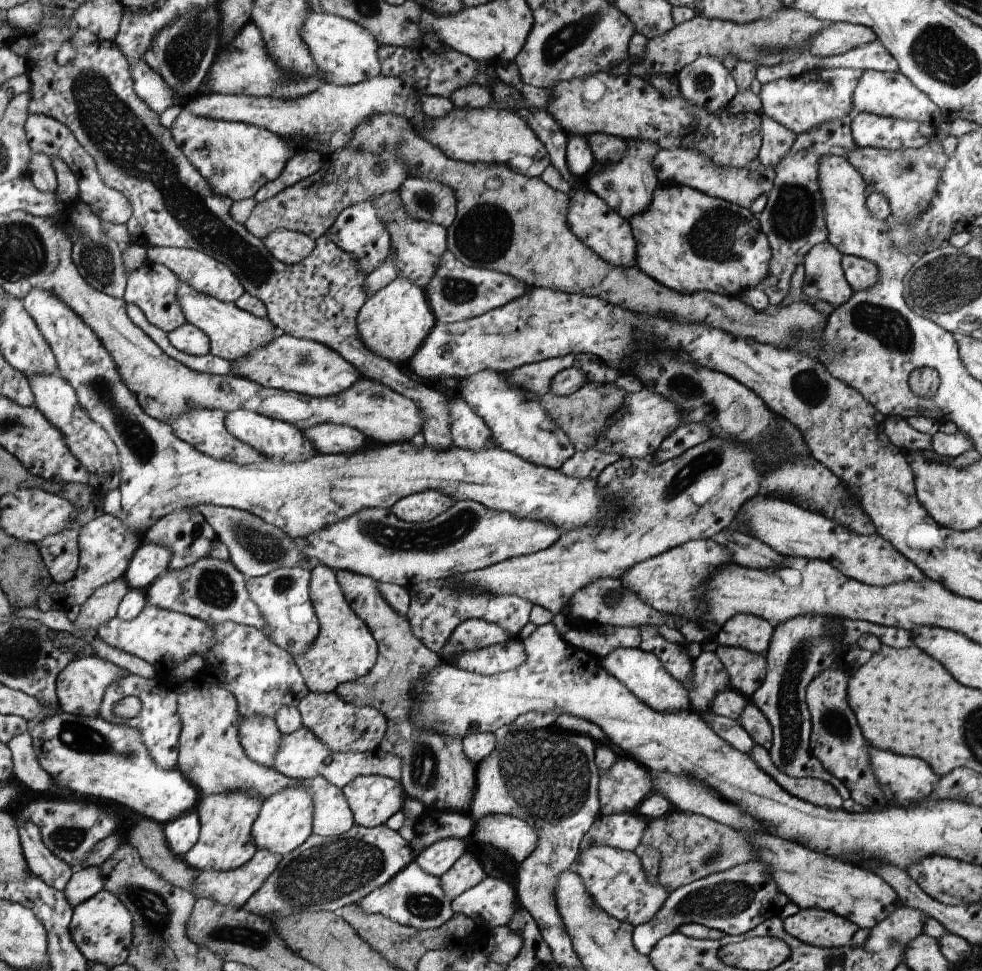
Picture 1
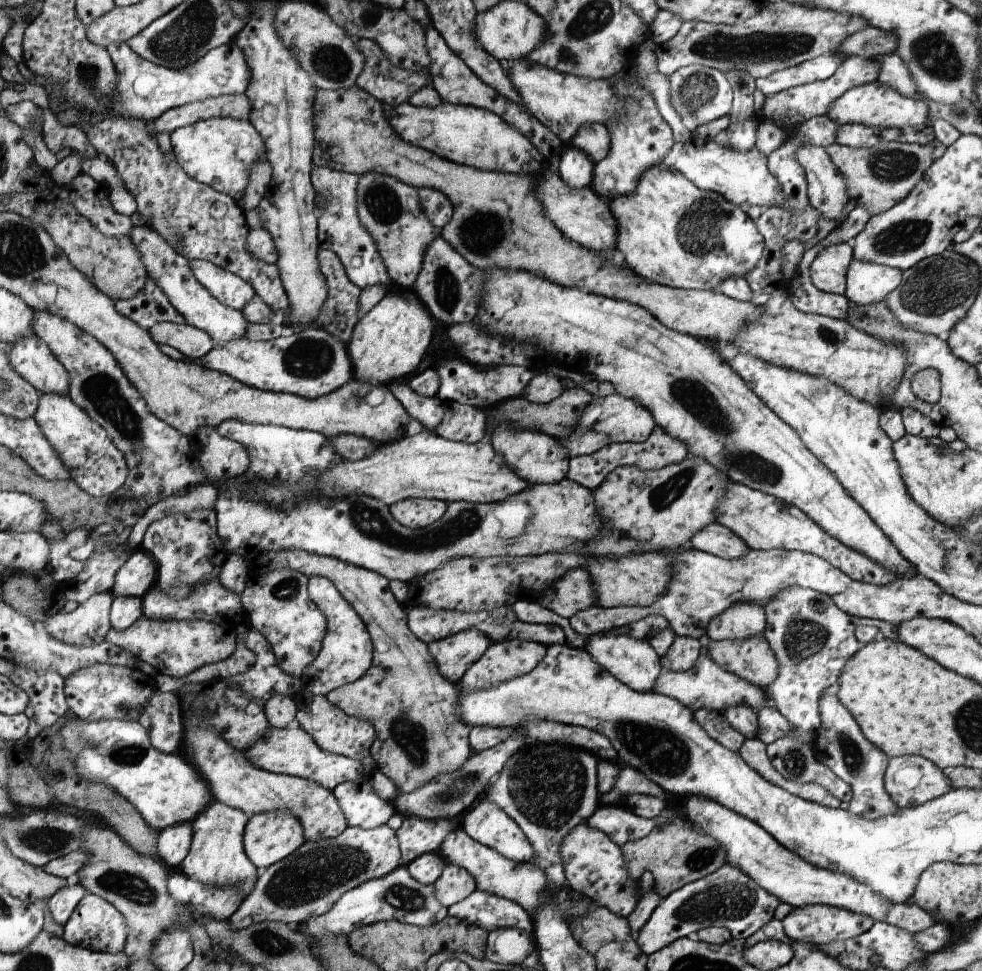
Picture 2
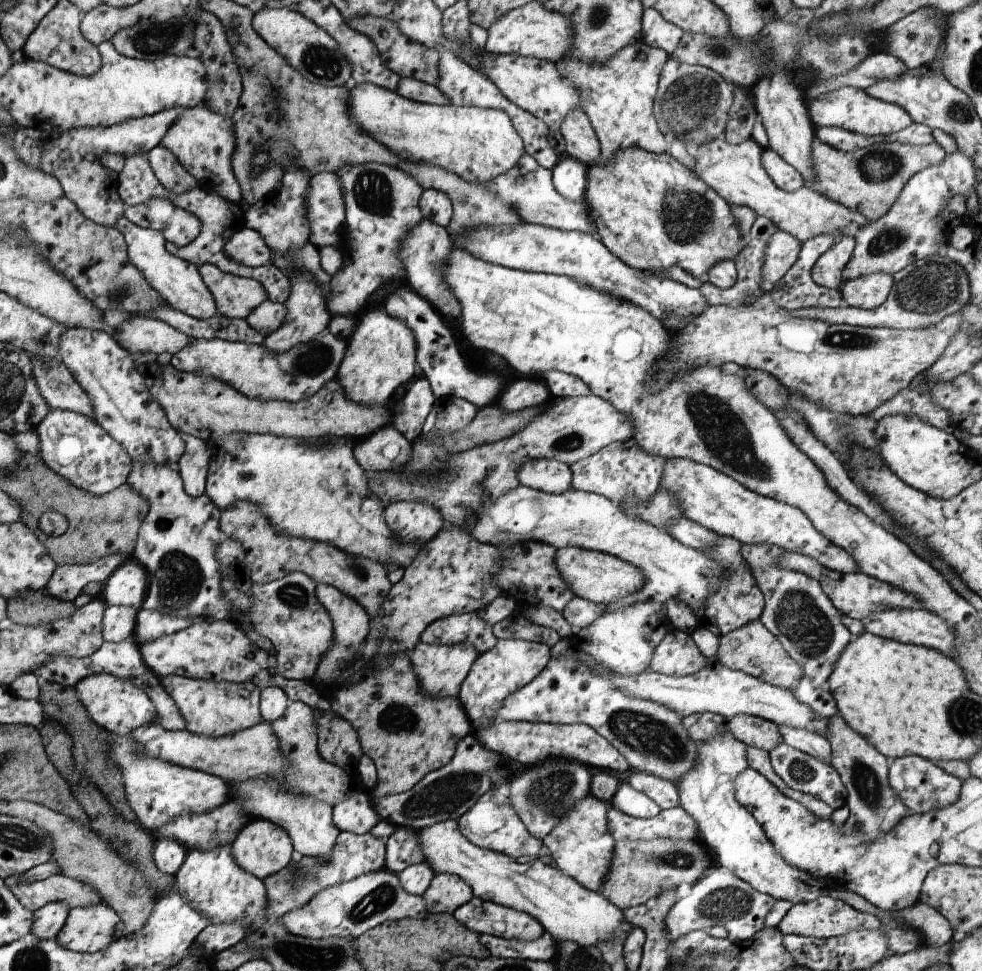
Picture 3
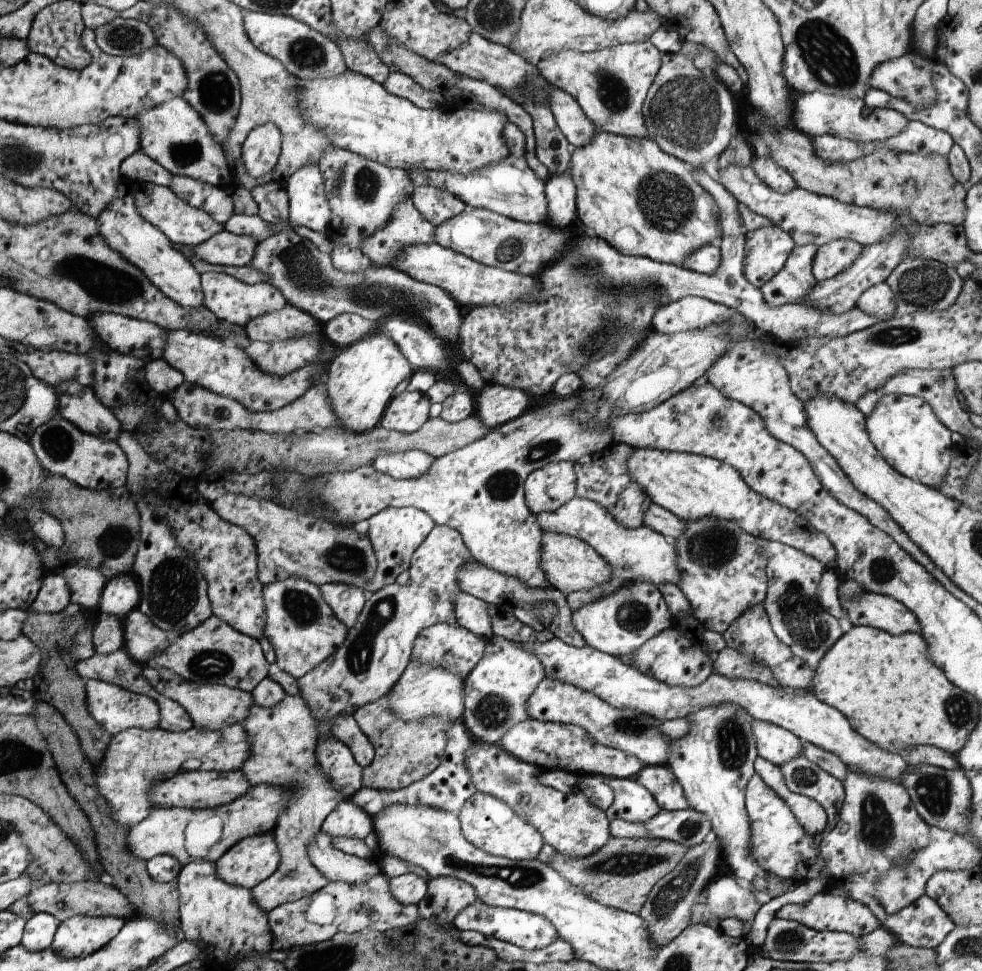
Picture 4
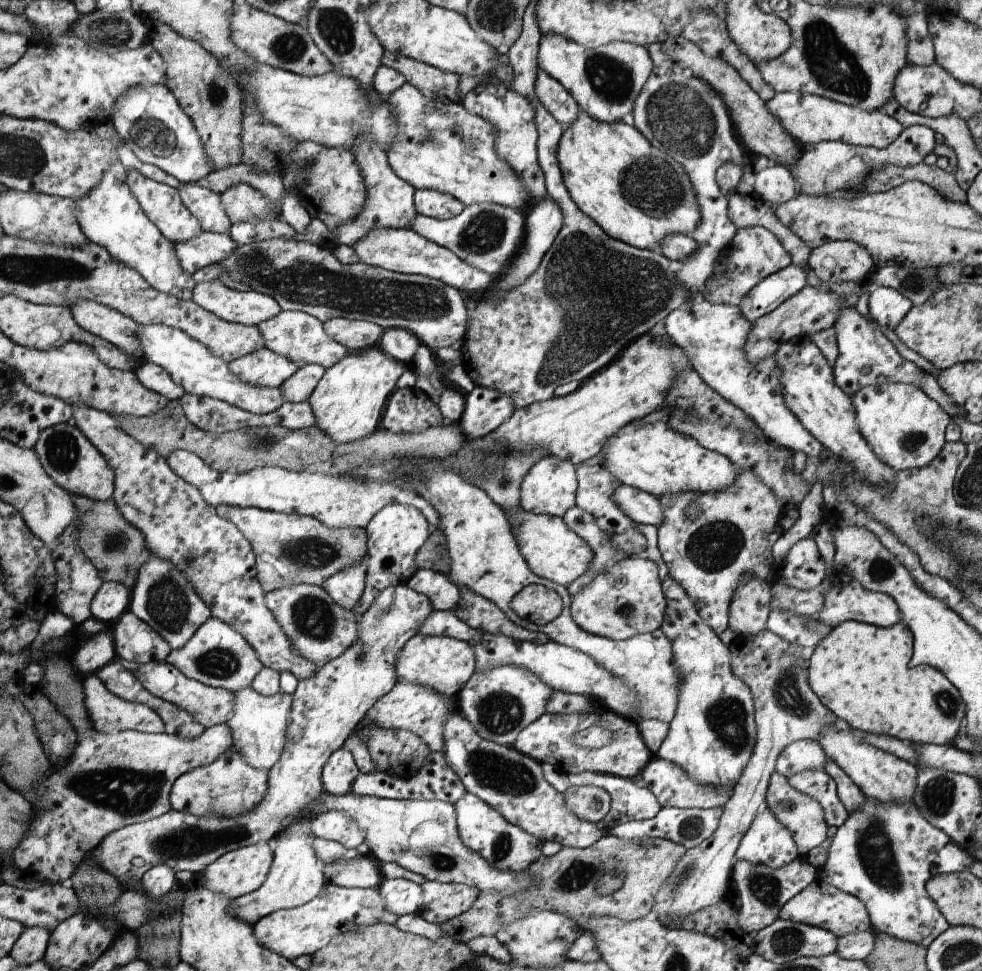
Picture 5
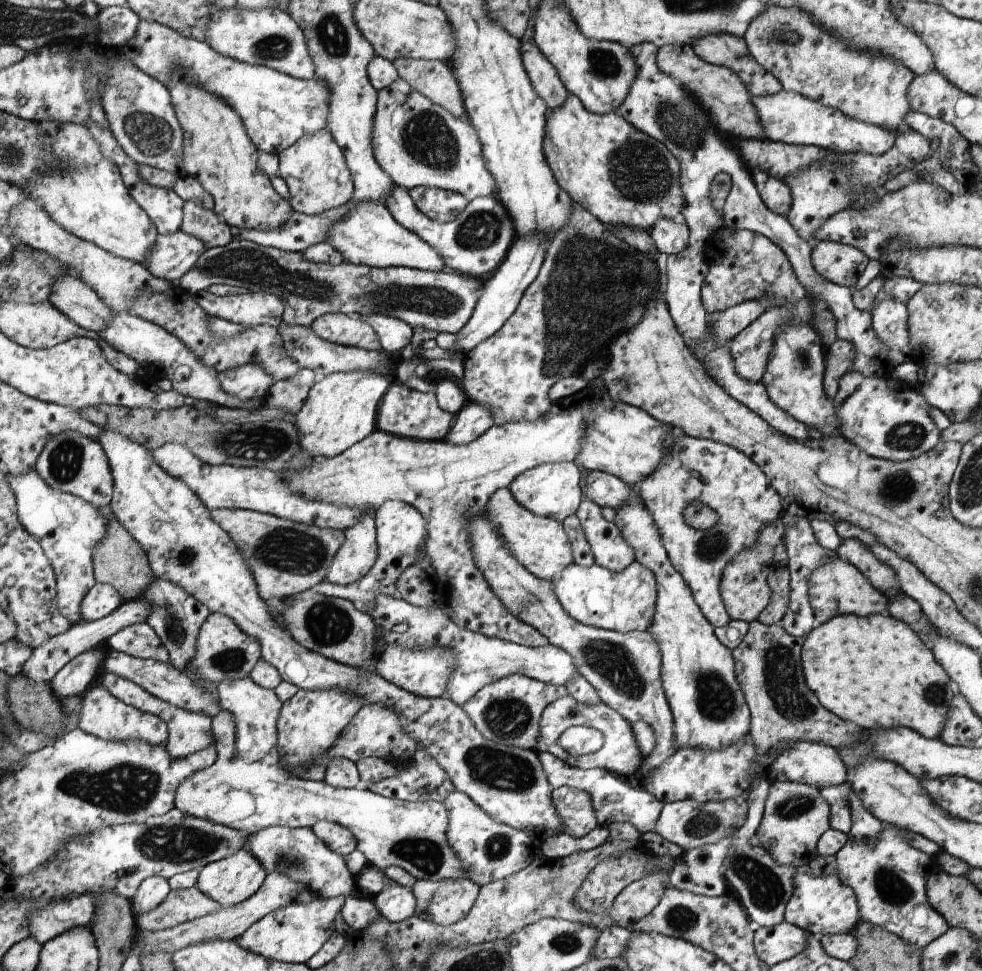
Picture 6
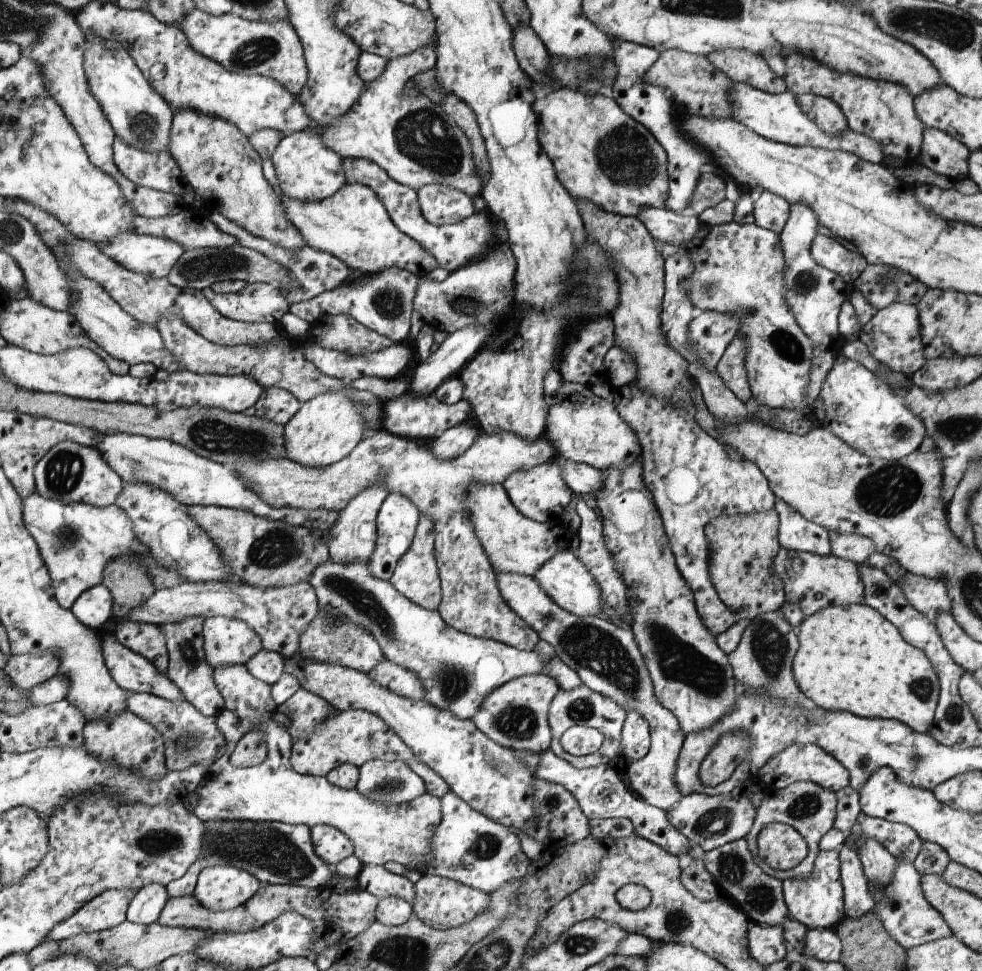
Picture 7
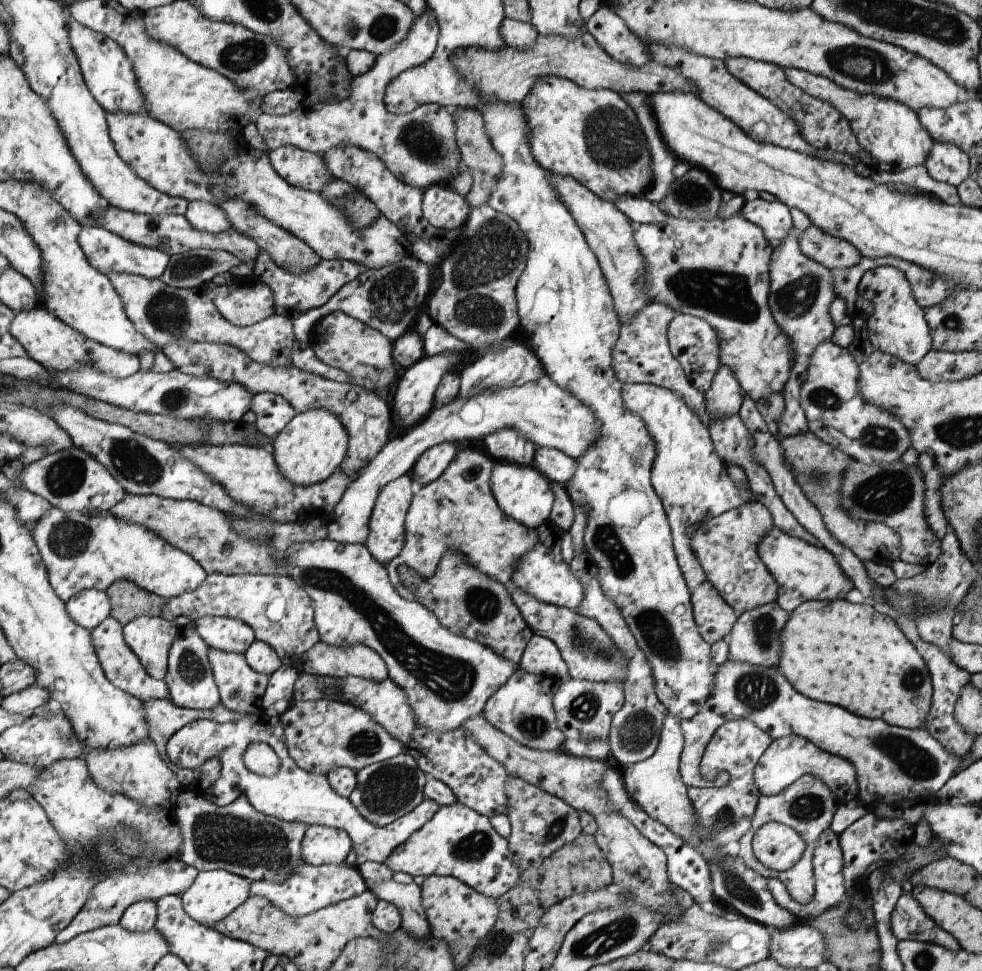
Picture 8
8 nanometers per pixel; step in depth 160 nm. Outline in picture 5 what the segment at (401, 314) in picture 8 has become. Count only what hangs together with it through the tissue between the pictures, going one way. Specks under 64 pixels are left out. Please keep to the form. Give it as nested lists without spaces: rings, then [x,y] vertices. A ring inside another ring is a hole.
[[[391,327],[384,329],[375,346],[401,362],[411,362],[420,339],[411,331]]]

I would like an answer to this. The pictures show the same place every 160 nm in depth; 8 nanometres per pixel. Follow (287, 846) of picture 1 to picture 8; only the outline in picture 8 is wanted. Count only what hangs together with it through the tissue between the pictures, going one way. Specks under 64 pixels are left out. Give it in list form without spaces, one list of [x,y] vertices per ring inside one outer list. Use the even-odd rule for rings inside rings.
[[[223,869],[201,871],[197,873],[191,886],[180,895],[183,909],[195,922],[202,925],[212,925],[231,914],[240,904],[249,897],[251,880],[234,875]]]

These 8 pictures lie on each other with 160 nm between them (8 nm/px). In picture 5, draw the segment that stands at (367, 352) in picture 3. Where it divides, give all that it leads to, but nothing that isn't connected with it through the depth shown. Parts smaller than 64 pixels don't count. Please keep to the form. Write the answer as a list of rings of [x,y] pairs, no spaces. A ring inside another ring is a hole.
[[[376,346],[369,347],[357,352],[357,354],[347,354],[337,363],[324,370],[323,376],[311,391],[307,401],[312,408],[313,418],[316,420],[313,426],[324,432],[335,444],[350,443],[366,436],[375,430],[381,410],[385,406],[385,400],[392,394],[395,388],[395,380],[403,372],[403,366],[397,359],[385,354]]]

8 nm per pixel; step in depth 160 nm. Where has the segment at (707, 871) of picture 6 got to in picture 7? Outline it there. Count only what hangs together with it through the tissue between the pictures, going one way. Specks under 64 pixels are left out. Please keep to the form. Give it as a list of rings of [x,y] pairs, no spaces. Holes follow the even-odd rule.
[[[691,859],[690,864],[680,871],[680,883],[700,901],[712,901],[721,895],[718,886],[699,859]]]

